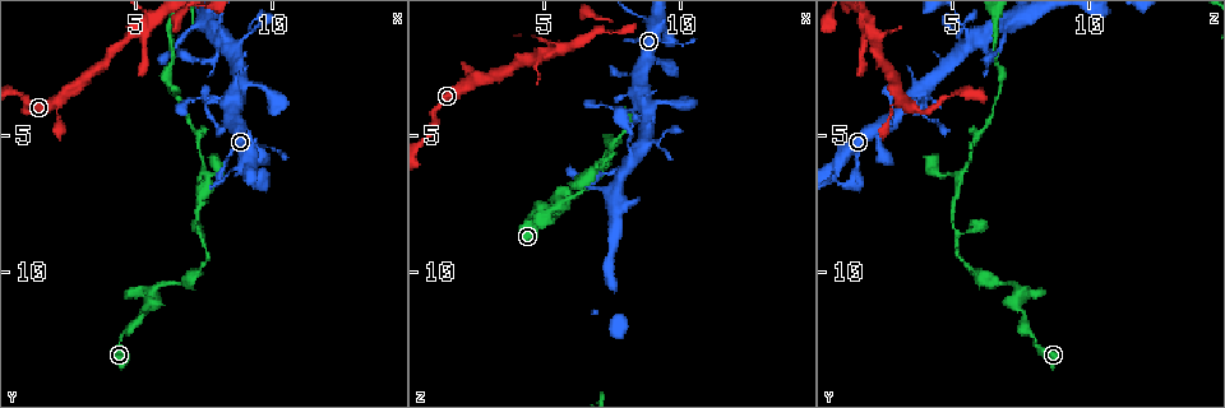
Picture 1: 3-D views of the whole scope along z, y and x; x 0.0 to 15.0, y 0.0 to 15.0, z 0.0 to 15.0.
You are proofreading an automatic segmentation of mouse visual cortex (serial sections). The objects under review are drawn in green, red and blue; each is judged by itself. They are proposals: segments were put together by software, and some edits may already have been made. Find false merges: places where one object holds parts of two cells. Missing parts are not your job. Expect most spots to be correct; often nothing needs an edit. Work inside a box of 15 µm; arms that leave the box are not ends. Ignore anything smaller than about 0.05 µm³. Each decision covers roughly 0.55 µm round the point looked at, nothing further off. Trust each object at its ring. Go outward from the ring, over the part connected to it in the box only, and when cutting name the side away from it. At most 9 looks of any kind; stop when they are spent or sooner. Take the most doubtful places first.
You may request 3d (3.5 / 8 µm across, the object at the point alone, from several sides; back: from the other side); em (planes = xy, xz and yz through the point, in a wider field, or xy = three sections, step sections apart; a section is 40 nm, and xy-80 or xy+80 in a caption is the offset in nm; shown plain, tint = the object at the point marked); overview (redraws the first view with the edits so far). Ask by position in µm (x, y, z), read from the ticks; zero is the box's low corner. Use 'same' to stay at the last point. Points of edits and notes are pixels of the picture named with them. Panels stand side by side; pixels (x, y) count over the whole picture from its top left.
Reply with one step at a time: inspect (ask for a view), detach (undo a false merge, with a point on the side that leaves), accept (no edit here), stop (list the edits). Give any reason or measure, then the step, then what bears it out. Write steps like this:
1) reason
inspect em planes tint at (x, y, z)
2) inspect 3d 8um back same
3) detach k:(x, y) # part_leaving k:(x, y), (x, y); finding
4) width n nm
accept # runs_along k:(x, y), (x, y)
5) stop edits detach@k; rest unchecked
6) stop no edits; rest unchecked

sudden change in width
inspect 3d 3.5um at (2.1, 4.1, 2.8)

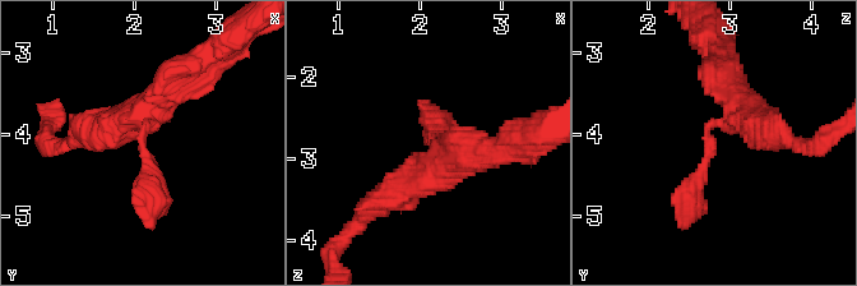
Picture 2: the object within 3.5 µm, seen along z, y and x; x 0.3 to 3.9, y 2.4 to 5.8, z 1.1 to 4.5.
inspect em xy step 5 tint at (2.10, 4.05, 2.75)

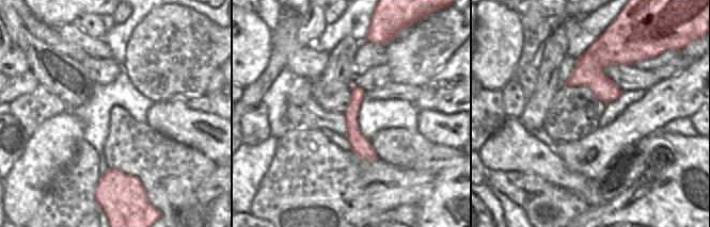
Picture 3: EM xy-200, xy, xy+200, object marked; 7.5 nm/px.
inspect em xy step 2 tint same

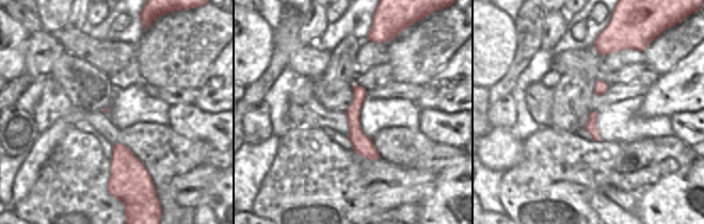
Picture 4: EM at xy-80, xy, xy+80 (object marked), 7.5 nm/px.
accept # runs_along 4:(355, 88), (354, 131), (372, 157); continuous, no second cell

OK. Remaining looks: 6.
calibre changes
inspect 3d 3.5um at (5.5, 10.8, 7.3)

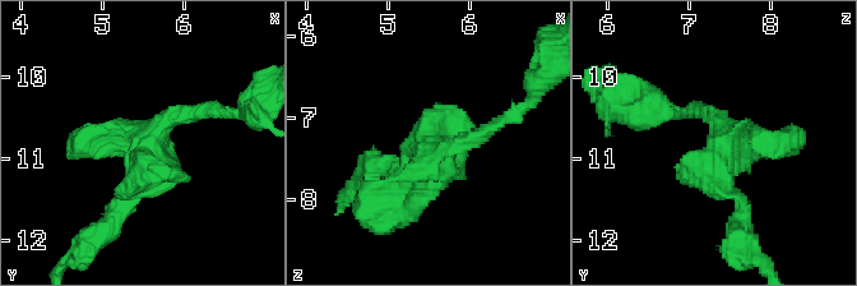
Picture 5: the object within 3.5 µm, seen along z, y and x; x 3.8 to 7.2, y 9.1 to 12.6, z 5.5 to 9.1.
accept # runs_along 5:(115, 203), (153, 133), (217, 109); one cell here

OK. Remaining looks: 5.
thick turns thin
inspect 3d 3.5um back at (7.4, 8.7, 5.3)

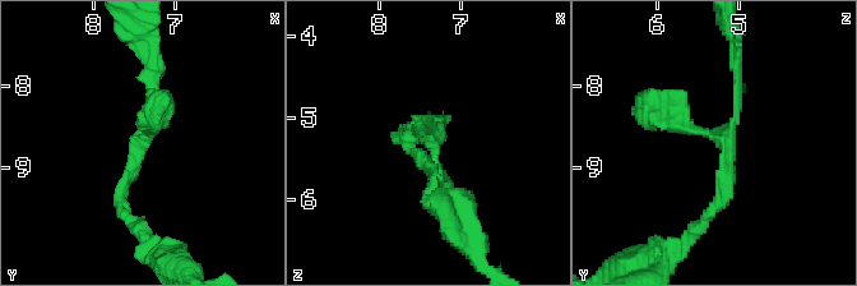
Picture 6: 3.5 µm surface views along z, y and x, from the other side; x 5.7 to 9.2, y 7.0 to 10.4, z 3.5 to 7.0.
arms 3; arm_widths 100, 150, 250 nm; shape alone is not enough
inspect em xy step 5 tint at (7.40, 8.65, 5.20)

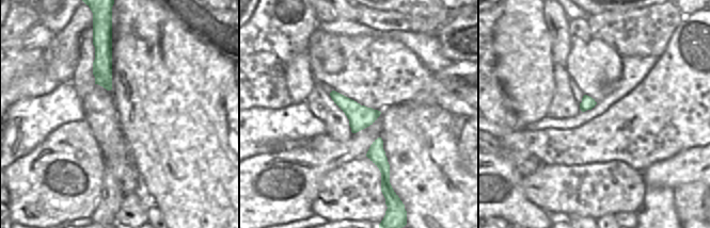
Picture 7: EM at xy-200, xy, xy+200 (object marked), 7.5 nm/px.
accept # runs_along 6:(710, 215), (727, 179), (736, 58); all the same cell

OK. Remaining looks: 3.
thick turns thin
inspect 3d 8um at (9.0, 1.4, 5.3)

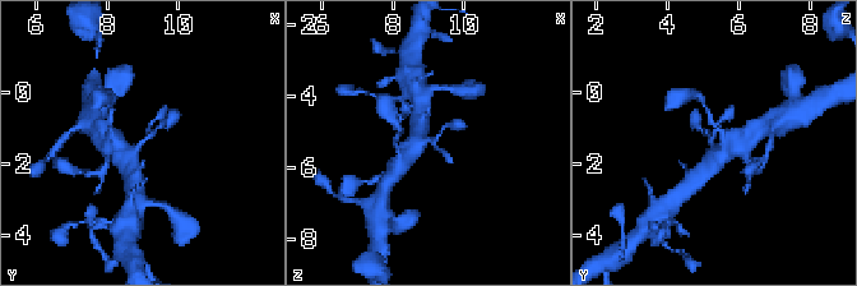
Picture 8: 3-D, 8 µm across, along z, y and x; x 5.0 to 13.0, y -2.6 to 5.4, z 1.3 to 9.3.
inspect em xy step 3 tint at (9.1, 1.4, 5.3)

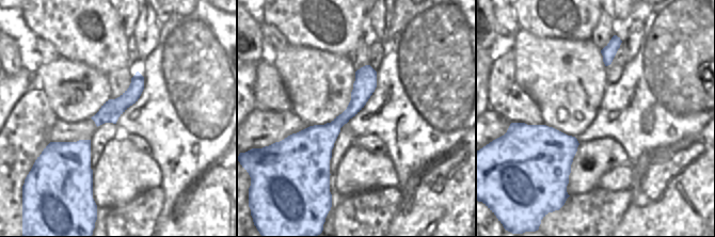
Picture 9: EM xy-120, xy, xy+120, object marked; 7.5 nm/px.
accept # runs_along 8:(131, 169), (129, 157), (168, 120); continuous, no second cell

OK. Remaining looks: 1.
stop no edits; rest unchecked

